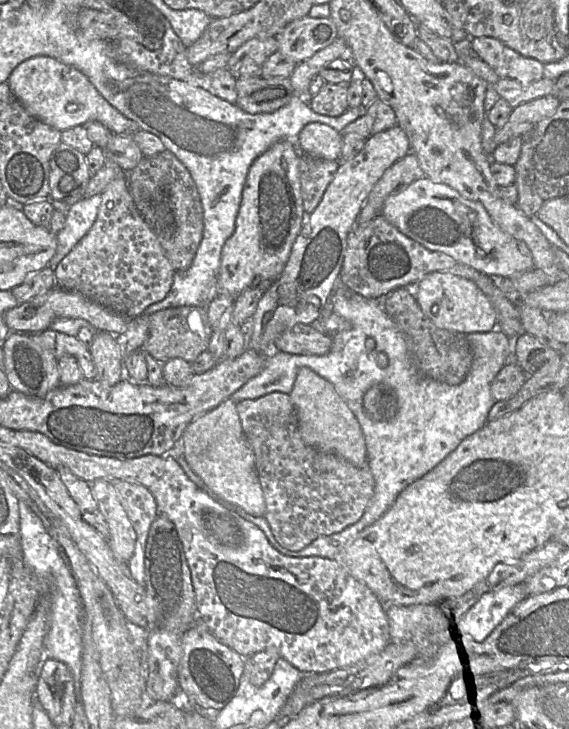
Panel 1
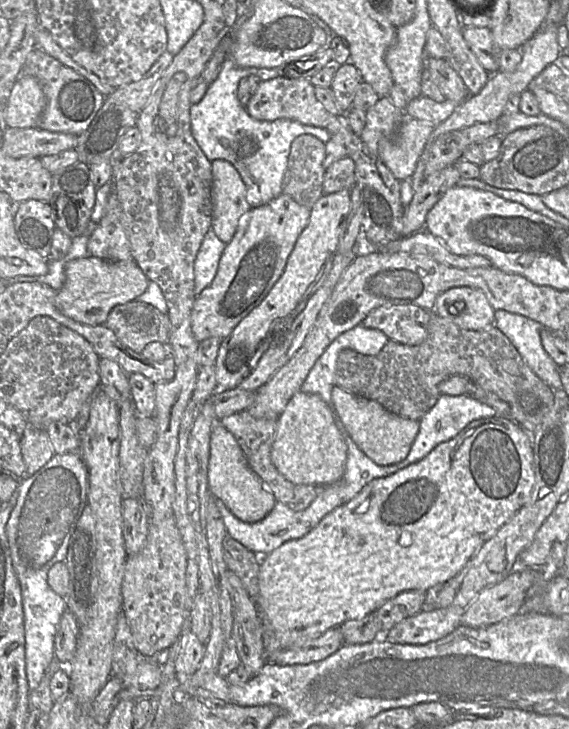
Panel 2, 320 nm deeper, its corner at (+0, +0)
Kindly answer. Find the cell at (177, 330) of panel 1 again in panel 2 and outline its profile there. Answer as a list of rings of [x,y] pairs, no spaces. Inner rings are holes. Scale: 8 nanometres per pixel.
[[[137,300],[115,306],[103,325],[112,330],[123,345],[137,353],[151,342],[168,344],[171,333],[167,313]]]

